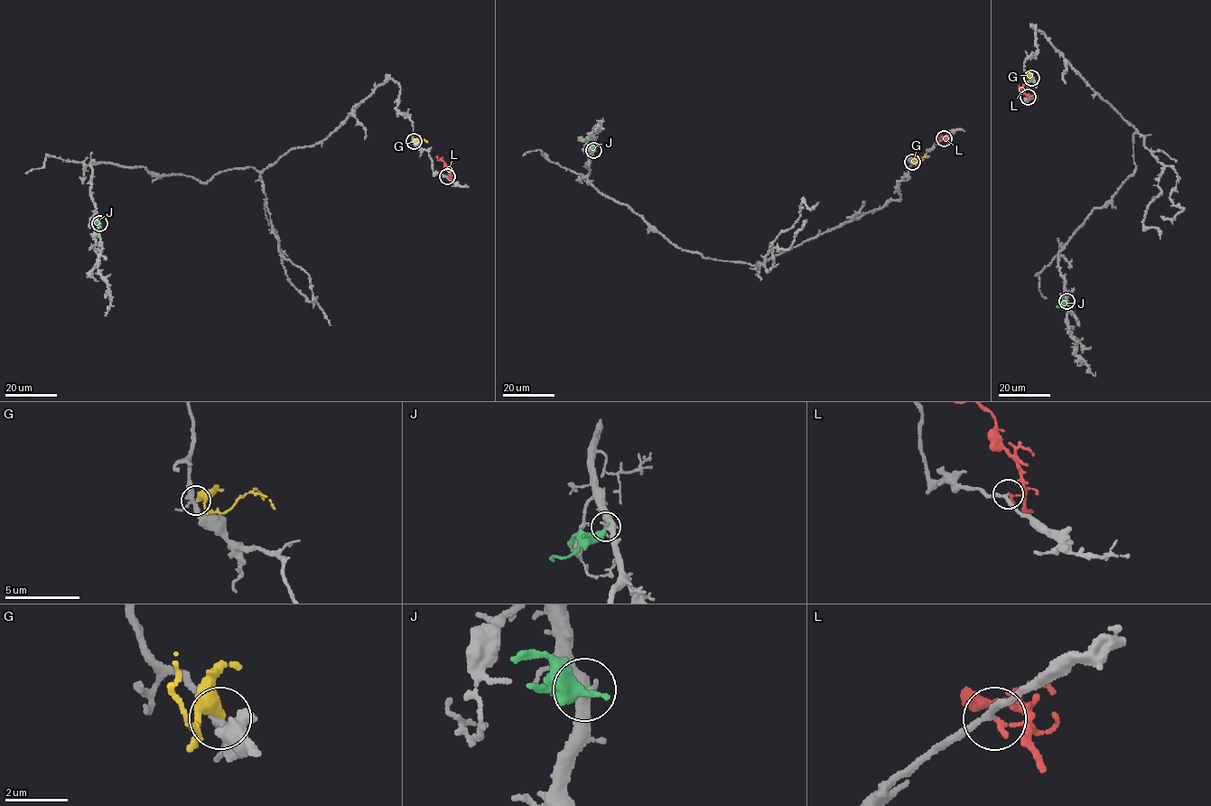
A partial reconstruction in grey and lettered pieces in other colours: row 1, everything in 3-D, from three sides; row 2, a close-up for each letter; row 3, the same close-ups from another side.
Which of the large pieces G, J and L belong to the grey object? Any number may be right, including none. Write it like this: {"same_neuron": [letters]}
{"same_neuron": []}

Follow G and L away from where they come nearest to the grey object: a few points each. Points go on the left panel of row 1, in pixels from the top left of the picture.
G: (414, 141), (418, 144), (423, 139), (427, 142)
L: (447, 175), (450, 172), (437, 155)

